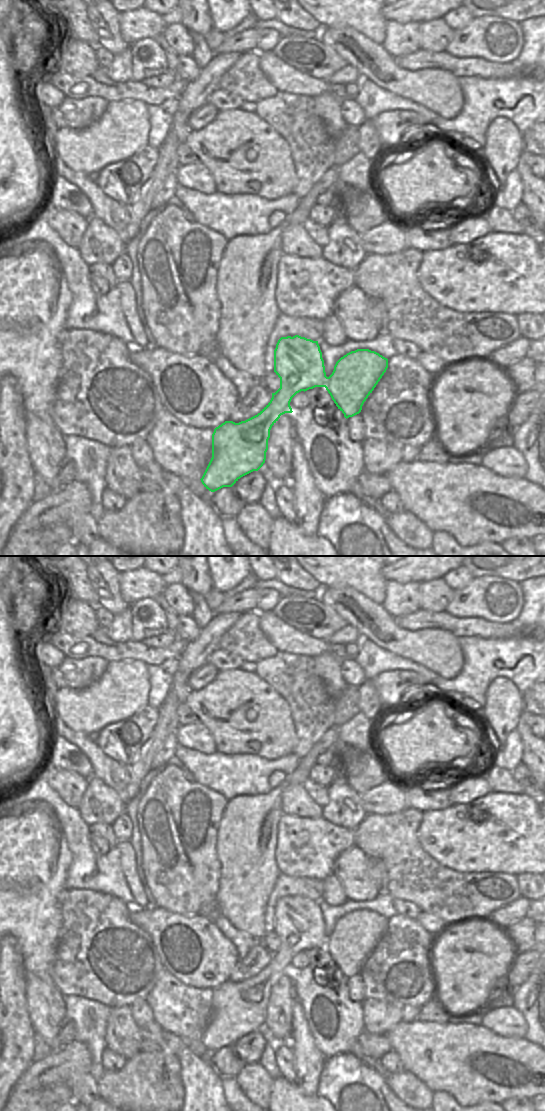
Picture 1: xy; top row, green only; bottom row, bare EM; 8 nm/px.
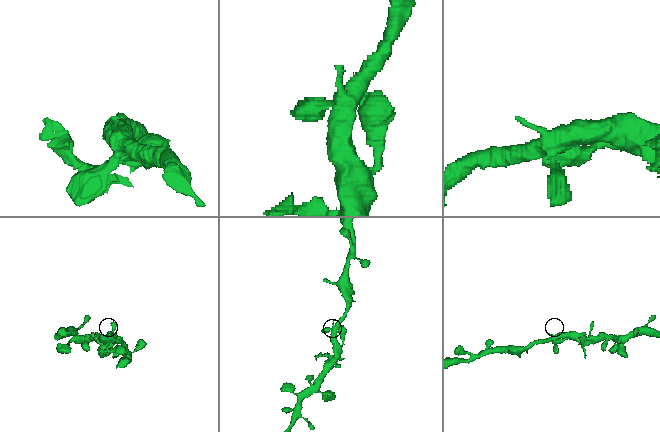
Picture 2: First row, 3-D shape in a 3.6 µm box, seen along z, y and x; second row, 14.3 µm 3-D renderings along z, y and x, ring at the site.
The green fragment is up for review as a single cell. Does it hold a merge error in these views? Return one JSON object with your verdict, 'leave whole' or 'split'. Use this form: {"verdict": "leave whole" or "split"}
{"verdict": "leave whole"}

